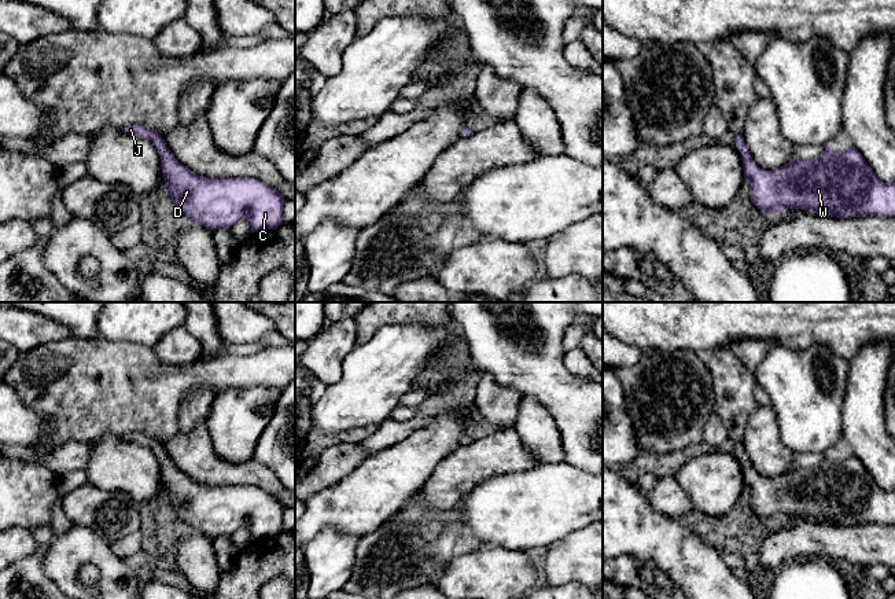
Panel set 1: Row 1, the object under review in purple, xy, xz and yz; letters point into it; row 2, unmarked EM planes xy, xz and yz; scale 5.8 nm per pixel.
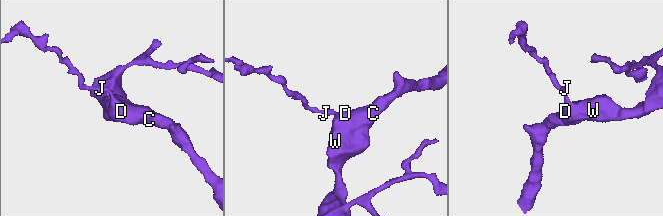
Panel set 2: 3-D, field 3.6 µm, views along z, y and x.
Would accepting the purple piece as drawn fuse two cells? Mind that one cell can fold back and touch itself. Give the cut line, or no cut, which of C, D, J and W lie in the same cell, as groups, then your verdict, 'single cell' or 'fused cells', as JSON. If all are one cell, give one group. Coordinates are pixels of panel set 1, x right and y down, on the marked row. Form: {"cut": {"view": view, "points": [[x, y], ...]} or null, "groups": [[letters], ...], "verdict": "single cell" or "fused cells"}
{"cut": null, "groups": [["C", "D", "J", "W"]], "verdict": "single cell"}

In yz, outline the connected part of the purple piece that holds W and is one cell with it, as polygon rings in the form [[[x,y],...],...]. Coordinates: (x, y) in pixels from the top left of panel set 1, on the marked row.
[[[741,133],[736,135],[736,147],[743,155],[751,202],[762,212],[777,214],[781,209],[807,209],[836,218],[895,216],[895,183],[880,180],[855,147],[839,151],[826,147],[820,158],[813,161],[793,158],[776,170],[765,170],[755,163]]]

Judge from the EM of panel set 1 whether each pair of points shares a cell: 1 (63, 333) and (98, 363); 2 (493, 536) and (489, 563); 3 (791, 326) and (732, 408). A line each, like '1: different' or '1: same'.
1: different
2: different
3: different

